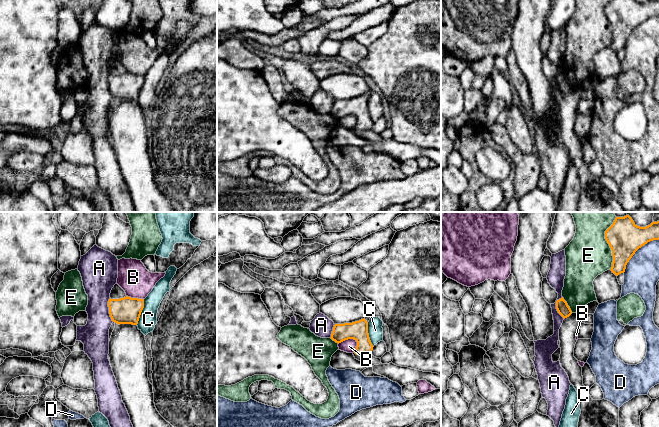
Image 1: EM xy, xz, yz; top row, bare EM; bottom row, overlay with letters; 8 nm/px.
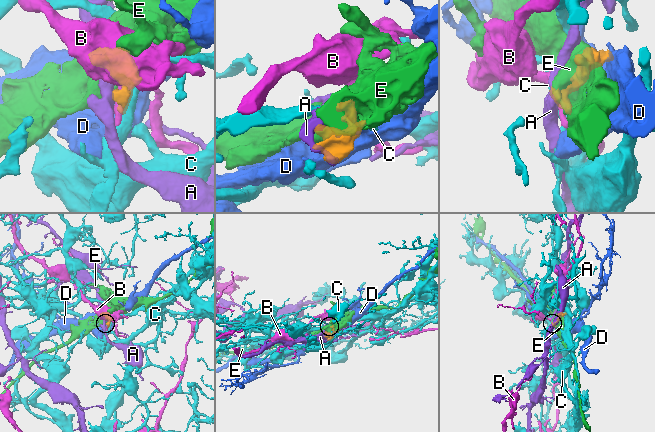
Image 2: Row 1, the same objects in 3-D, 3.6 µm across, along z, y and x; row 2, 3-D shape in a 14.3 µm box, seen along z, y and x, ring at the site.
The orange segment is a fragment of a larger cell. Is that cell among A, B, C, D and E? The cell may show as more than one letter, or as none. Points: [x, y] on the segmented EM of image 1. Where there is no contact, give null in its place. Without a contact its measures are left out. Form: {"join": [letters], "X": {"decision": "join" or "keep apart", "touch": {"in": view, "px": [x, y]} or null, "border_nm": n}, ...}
{"join": [], "A": {"decision": "keep apart", "touch": {"in": "xy", "px": [109, 310]}, "border_nm": 190}, "B": {"decision": "keep apart", "touch": {"in": "xz", "px": [347, 339]}, "border_nm": 160}, "C": {"decision": "keep apart", "touch": {"in": "xy", "px": [141, 311]}, "border_nm": 220}, "D": {"decision": "keep apart", "touch": {"in": "yz", "px": [636, 250]}, "border_nm": 400}, "E": {"decision": "keep apart", "touch": {"in": "yz", "px": [607, 242]}, "border_nm": 420}}

